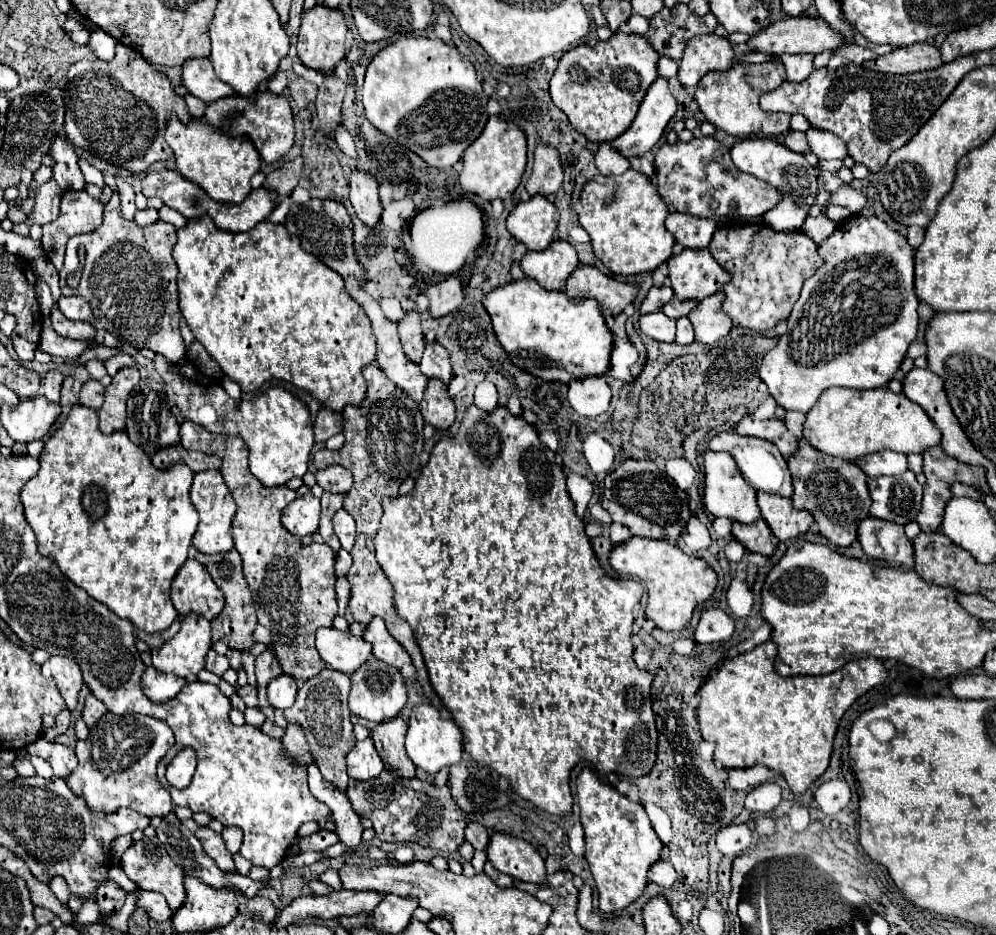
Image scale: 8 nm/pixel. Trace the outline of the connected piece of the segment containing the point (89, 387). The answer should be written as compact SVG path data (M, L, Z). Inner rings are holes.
M89 380L81 388L81 404L91 410L99 410L105 398L103 394L105 394L105 388L97 380Z

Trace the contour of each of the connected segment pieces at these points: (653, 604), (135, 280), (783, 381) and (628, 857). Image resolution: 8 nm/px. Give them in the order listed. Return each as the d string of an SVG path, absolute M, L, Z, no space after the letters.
M631 536L611 550L609 562L617 574L639 578L645 584L649 596L645 616L661 630L683 630L689 624L697 604L711 598L717 586L717 574L705 560L687 556L679 546L667 540Z
M113 194L109 204L103 210L103 224L81 236L73 236L67 242L67 248L85 246L87 258L81 272L81 284L73 294L83 296L91 308L95 318L103 324L107 332L111 332L117 340L135 344L139 348L149 348L157 354L163 354L169 362L179 362L185 358L187 346L179 332L179 304L177 304L177 264L171 256L171 250L177 242L175 228L165 222L155 222L153 226L139 228L135 222L123 220L119 214L119 194Z
M853 214L839 224L835 234L827 238L819 256L825 264L803 284L801 296L789 316L787 332L777 346L763 356L759 378L767 384L769 394L785 410L807 414L823 390L831 386L869 390L881 388L897 374L909 344L917 334L917 294L913 286L913 248L907 240L893 232L875 216Z
M591 768L581 770L577 778L577 796L587 844L585 858L599 892L599 910L603 914L613 914L627 908L643 894L649 882L647 872L659 860L663 844L657 838L645 808L605 784Z

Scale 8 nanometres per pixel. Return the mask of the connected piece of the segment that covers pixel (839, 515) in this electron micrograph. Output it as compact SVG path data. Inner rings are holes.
M805 438L799 440L799 448L787 458L787 466L791 470L791 476L793 476L793 496L791 496L791 502L797 510L807 510L813 514L817 526L819 526L819 532L835 546L849 546L855 538L857 538L857 526L863 518L869 516L869 506L871 506L871 498L869 498L869 492L867 492L867 476L865 472L855 466L853 462L845 462L843 458L837 458L837 456L829 456L829 454L823 454L819 452L815 446L811 446Z

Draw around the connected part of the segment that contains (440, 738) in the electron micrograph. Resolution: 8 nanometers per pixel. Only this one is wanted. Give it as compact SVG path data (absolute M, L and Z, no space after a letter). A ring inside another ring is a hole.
M417 704L409 718L409 730L405 738L405 750L409 760L415 764L415 768L421 768L423 772L437 774L445 766L453 766L461 760L463 746L461 746L461 730L453 720L445 720L437 708L431 704Z

